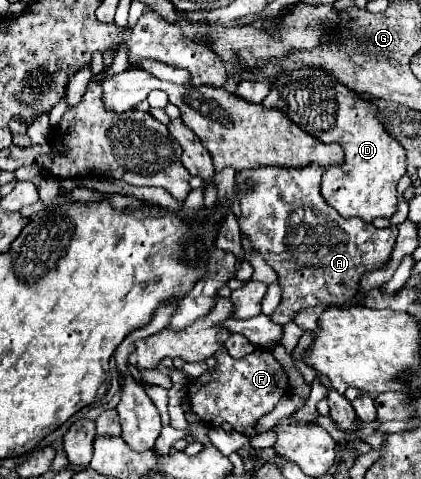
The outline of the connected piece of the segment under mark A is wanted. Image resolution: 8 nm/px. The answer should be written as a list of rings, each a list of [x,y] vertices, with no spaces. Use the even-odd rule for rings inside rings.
[[[306,166],[306,168],[250,168],[250,170],[240,170],[236,174],[236,186],[250,182],[250,186],[244,190],[238,190],[240,198],[240,232],[248,236],[250,244],[254,250],[262,254],[268,266],[276,270],[280,276],[280,286],[282,286],[282,302],[276,308],[276,312],[270,316],[278,324],[286,324],[296,312],[302,308],[311,308],[316,304],[346,304],[352,296],[358,292],[358,280],[366,270],[374,270],[382,266],[390,254],[392,254],[392,244],[396,242],[398,230],[396,226],[388,228],[376,228],[368,222],[362,222],[358,218],[342,218],[334,208],[330,208],[322,194],[320,186],[322,180],[322,170],[318,166]]]

